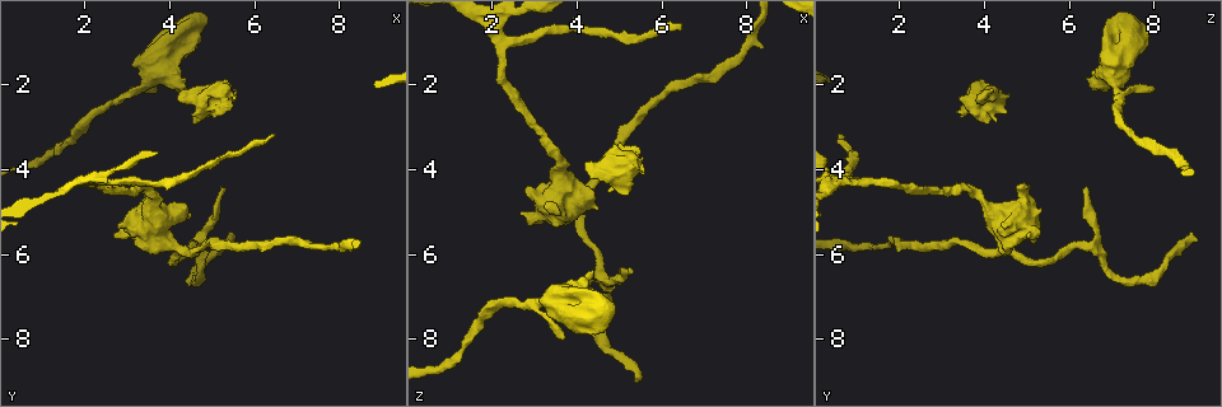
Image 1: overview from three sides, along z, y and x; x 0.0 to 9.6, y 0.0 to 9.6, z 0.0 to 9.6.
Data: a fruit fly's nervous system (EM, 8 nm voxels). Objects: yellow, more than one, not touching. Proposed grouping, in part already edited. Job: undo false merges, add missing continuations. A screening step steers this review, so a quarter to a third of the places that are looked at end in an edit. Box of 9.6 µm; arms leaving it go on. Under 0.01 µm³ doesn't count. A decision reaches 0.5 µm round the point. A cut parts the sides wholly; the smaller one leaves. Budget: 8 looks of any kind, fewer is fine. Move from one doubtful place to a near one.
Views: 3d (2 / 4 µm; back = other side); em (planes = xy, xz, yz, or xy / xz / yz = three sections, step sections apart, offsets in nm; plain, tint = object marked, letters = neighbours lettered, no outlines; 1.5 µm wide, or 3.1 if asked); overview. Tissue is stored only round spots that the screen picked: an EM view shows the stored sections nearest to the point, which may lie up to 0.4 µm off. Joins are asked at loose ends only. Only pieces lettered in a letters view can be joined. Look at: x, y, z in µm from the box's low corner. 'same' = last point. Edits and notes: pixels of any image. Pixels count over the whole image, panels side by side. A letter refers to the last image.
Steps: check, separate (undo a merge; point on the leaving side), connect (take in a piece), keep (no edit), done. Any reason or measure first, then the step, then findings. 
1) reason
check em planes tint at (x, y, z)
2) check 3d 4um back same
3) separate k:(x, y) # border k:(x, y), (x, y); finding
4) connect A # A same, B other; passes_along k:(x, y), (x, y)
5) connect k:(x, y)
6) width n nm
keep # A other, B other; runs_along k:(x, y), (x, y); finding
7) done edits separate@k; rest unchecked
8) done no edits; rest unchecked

four-way junction
check 3d 4um at (2.30, 4.30, 1.10)

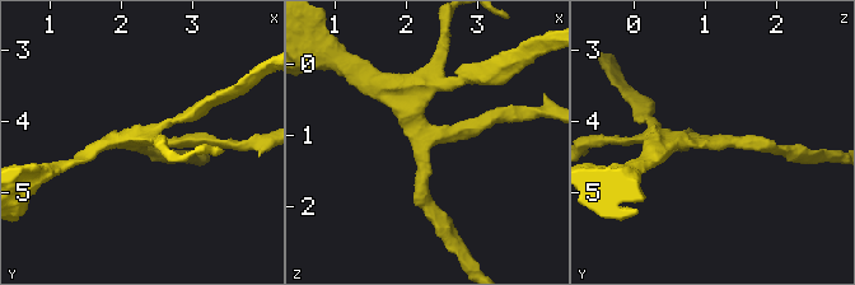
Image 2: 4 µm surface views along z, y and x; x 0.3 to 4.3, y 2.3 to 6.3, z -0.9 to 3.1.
now the EM
check em planes letters at (2.25, 4.35, 1.15)

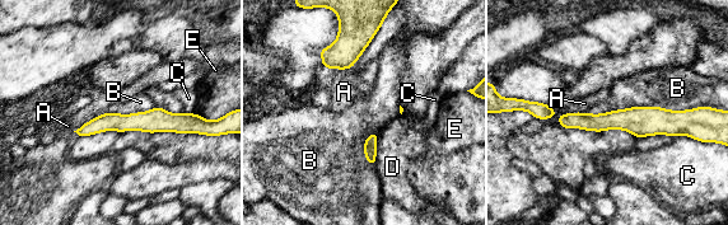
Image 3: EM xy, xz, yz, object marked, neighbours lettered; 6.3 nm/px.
arms 4
keep # A other, B other, C other, D other, E other; border 3:(377, 153), (376, 162); all the same neuron

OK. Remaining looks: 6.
end of a long branch
check 3d 4um back at (6.45, 3.20, 0.70)

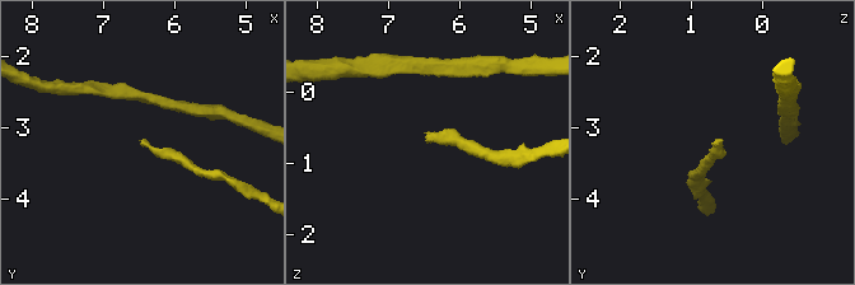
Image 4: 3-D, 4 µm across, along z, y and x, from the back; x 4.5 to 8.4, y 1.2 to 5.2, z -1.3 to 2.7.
now the EM
check em xz step 8 letters at (6.45, 3.15, 0.65)

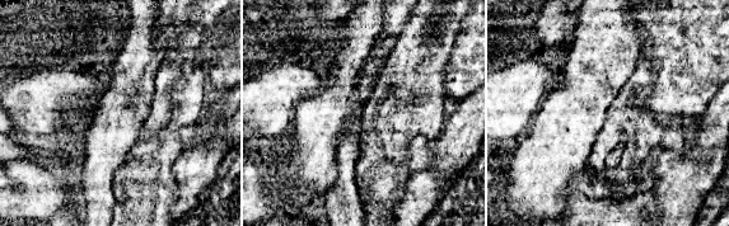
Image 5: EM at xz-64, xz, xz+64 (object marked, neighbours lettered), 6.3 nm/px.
another direction
check em planes letters same

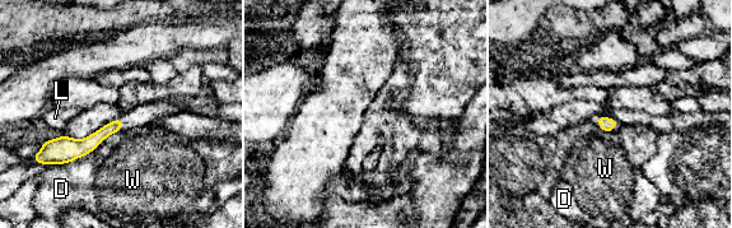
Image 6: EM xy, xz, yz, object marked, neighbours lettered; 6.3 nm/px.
width 70 nm
keep # D other, L other, W other; border 6:(121, 131), (107, 135), (75, 159); none of them fits

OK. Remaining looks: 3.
check em xz step 4 letters at (3.75, 2.10, 7.95)

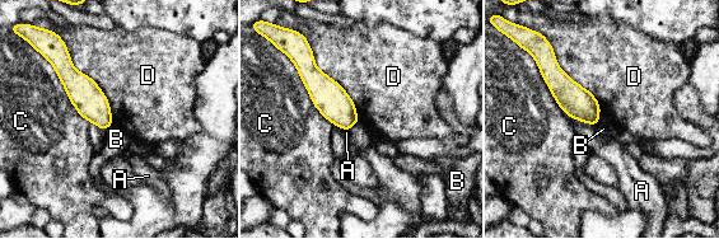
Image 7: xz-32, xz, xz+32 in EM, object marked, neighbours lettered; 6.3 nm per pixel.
longest_contact D 600 nm
keep # A other, B other, C other, D other; border 7:(65, 46), (113, 123); no lettered piece goes on from it

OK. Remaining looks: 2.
an open end
check em planes plain at (5.50, 5.50, 8.90)

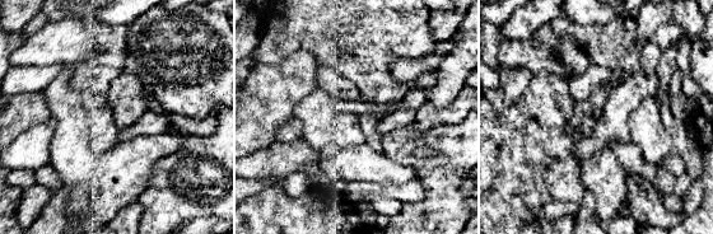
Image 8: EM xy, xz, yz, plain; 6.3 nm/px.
what lies round it
check em planes letters same

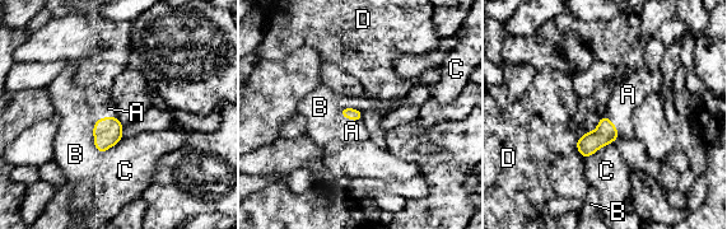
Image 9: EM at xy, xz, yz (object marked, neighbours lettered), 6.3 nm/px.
connect A # A same, B other, C other, D other; the neuron continues

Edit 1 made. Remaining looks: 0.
done edits connect@9; rest unchecked

